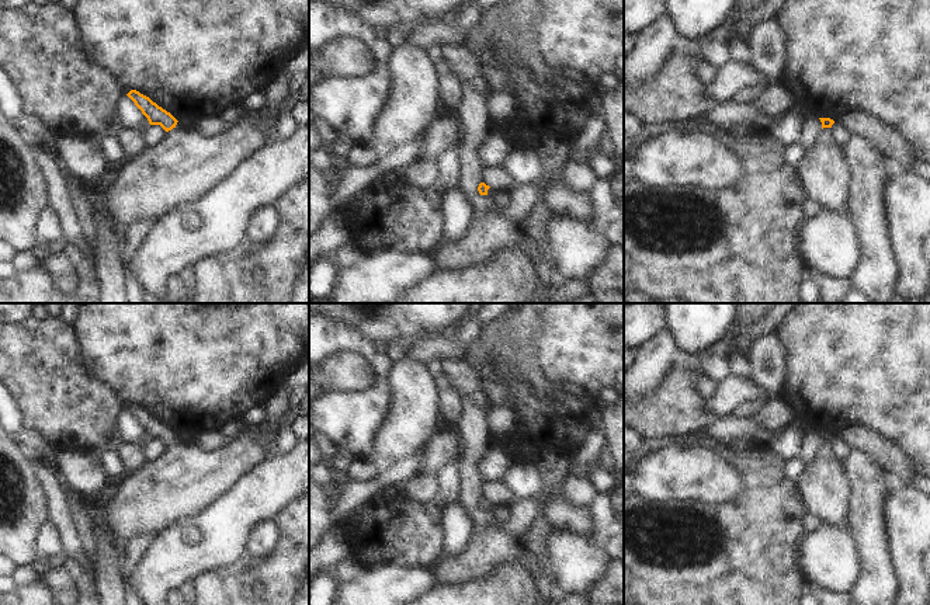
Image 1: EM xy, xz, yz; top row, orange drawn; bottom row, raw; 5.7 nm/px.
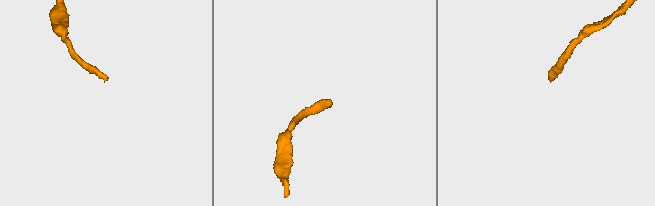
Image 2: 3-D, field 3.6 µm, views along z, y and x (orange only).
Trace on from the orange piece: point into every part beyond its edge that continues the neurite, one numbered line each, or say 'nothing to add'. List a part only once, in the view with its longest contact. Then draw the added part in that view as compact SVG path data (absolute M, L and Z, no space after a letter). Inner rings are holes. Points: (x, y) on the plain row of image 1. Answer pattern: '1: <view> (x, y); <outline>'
1: xy (184, 480); M242 432L212 452L176 441L166 446L163 455L156 460L145 462L135 473L118 479L115 496L101 511L103 528L119 546L135 535L157 535L177 521L198 515L264 459L263 446L250 432Z

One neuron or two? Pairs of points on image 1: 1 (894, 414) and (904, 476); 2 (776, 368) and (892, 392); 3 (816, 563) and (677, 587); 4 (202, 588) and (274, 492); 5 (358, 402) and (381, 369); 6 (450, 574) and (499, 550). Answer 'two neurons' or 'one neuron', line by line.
1: two neurons
2: two neurons
3: two neurons
4: two neurons
5: one neuron
6: one neuron

